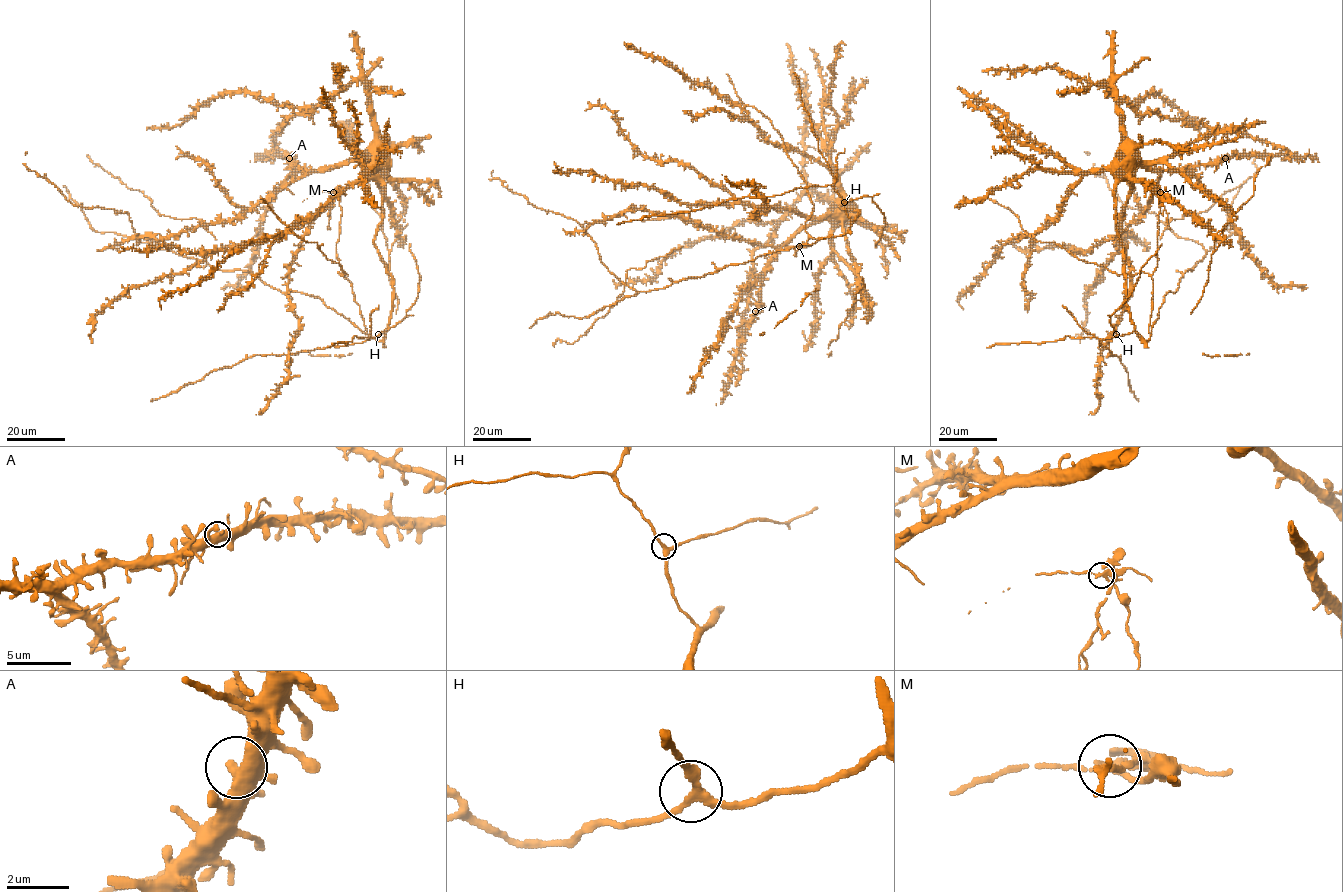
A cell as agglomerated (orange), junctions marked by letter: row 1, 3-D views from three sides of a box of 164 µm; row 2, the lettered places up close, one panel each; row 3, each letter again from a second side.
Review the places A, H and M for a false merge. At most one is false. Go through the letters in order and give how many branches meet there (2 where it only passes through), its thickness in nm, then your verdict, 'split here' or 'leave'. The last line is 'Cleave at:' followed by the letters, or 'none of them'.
A: 4 | 400 nm | leave
H: 3 | 260 nm | leave
M: 4 | 240 nm | split here
Cleave at: M

